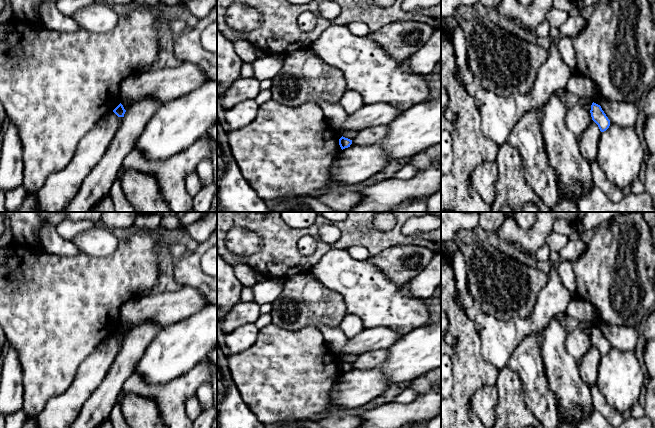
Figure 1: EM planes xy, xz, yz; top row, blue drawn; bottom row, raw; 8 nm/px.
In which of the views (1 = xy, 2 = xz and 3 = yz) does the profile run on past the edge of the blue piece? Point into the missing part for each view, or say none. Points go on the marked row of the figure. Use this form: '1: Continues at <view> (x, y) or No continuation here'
1: No continuation here
2: No continuation here
3: No continuation here

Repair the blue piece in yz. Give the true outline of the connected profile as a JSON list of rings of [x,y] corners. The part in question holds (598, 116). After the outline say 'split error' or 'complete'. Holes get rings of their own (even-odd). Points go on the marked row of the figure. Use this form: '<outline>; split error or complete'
[[[593,102],[591,105],[590,113],[592,120],[598,125],[601,132],[604,132],[609,128],[610,120],[608,119],[600,105]]]; complete

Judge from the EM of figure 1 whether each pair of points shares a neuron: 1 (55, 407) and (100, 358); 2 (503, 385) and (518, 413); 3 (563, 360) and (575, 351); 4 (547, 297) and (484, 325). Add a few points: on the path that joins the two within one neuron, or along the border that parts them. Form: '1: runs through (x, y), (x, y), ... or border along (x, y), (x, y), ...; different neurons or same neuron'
1: runs through (68, 398), (88, 378), (92, 371); same neuron
2: runs through (510, 392), (512, 406); same neuron
3: border along (566, 334), (565, 349), (578, 363); different neurons
4: runs through (537, 315), (526, 326), (502, 327); same neuron

